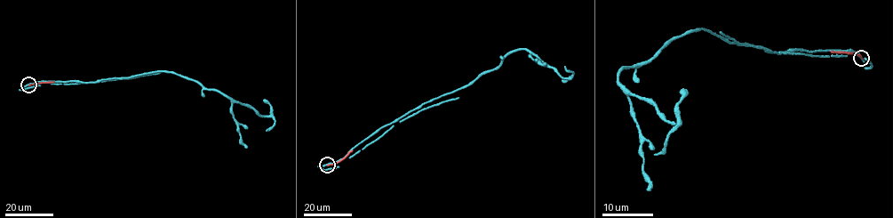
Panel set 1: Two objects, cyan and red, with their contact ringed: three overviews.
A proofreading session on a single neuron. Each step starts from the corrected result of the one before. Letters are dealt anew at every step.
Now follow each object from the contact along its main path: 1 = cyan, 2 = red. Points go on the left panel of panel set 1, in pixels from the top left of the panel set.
1: (29, 84), (54, 81), (96, 82), (169, 71), (248, 105), (261, 116), (272, 117), (275, 124), (266, 131)
2: (29, 84), (54, 82)

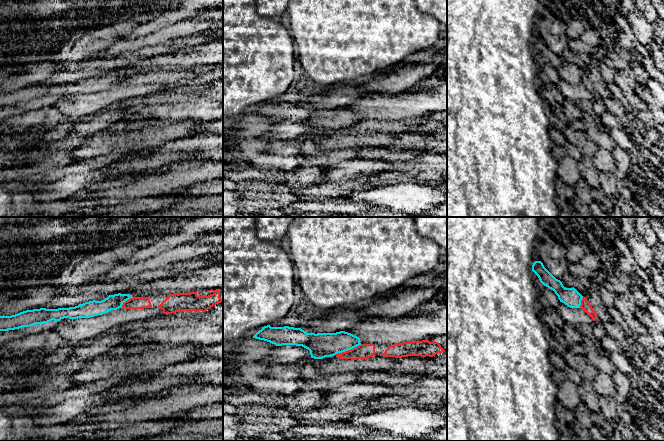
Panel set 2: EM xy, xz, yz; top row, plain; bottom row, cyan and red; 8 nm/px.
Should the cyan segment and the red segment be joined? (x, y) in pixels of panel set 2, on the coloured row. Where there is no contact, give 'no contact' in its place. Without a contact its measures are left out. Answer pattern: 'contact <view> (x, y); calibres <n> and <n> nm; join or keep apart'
contact xz (348, 349); calibres 200 and 120 nm; keep apart

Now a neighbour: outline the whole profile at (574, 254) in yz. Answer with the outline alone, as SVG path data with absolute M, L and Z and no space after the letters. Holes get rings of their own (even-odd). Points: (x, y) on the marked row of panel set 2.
M572 241L567 248L566 260L569 263L580 263L580 260L584 256L584 250L582 249L581 243Z

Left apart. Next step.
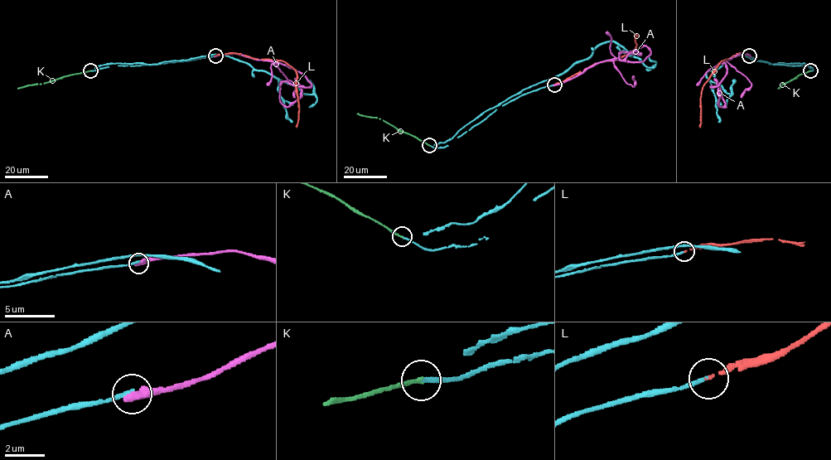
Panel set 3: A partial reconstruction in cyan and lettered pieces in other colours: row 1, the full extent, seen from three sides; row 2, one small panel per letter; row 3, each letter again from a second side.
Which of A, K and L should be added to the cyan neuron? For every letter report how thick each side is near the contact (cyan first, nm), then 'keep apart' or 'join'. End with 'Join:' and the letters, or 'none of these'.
A: 240 nm thick on the cyan side, 500 nm on the other; keep apart
K: 190 nm thick on the cyan side, 190 nm on the other; join
L: 200 nm thick on the cyan side, 150 nm on the other; join
Join: K, L

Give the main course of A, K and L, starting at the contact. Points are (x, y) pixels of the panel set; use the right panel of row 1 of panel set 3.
A: (750, 56), (741, 53), (725, 60), (727, 74), (711, 87), (717, 81), (725, 102), (722, 107), (714, 78)
K: (809, 70), (778, 89)
L: (749, 55), (736, 53), (713, 70), (701, 91), (700, 127)

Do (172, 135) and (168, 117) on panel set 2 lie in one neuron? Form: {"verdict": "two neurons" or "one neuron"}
{"verdict": "two neurons"}

